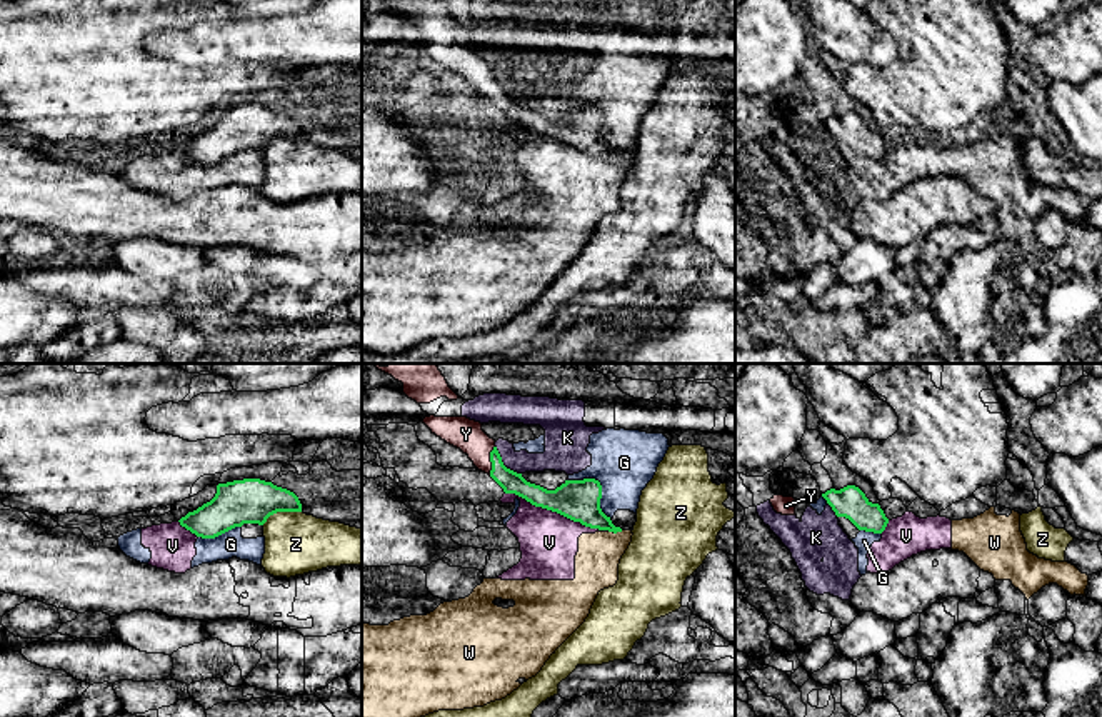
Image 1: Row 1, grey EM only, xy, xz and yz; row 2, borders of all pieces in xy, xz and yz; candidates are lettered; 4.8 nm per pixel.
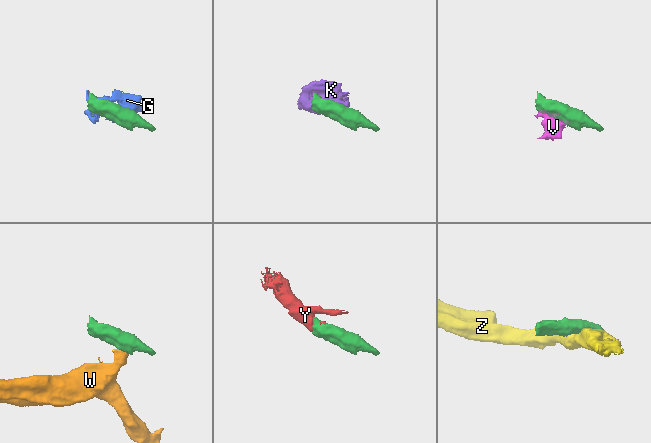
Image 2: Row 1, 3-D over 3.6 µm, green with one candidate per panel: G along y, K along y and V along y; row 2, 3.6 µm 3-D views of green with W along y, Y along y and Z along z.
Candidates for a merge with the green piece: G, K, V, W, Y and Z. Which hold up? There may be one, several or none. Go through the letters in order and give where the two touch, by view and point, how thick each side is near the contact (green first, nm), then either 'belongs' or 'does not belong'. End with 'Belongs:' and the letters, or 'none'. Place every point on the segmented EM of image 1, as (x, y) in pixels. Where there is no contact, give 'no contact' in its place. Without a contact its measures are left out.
G: meets green in xz at (601, 486); 200 nm thick on the green side, 300 nm on the other; does not belong
K: meets green in xz at (502, 464); 110 nm thick on the green side, 110 nm on the other; does not belong
V: meets green in xz at (552, 511); 200 nm thick on the green side, 280 nm on the other; does not belong
W: meets green in xz at (616, 532); 200 nm thick on the green side, 220 nm on the other; does not belong
Y: meets green in xz at (490, 461); 110 nm thick on the green side, 150 nm on the other; belongs
Z: meets green in xy at (280, 511); 220 nm thick on the green side, 300 nm on the other; does not belong
Belongs: Y

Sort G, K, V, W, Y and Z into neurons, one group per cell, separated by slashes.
G K V W / Y / Z

